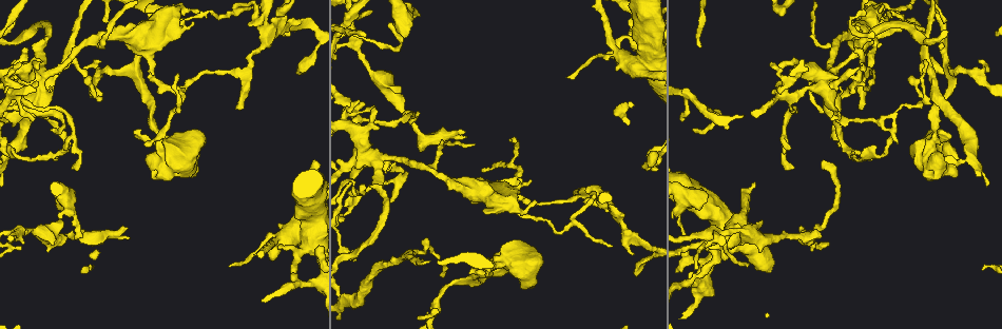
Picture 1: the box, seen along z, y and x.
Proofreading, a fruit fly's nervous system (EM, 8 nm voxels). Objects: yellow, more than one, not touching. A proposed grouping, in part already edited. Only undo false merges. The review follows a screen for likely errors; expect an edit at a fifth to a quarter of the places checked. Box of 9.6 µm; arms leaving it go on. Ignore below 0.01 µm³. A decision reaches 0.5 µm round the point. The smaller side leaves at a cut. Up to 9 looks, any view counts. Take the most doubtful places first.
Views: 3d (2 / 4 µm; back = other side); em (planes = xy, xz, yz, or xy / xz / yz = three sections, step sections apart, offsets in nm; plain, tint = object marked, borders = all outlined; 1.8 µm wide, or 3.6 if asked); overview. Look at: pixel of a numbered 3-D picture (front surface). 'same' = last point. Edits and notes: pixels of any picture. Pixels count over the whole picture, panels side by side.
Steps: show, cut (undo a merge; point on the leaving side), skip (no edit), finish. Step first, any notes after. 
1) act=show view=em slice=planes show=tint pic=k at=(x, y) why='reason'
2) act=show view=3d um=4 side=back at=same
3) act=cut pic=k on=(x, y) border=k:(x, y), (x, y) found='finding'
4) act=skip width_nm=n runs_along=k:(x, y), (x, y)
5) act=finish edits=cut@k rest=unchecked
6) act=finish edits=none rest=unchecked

act=show view=em um=3.6 slice=planes show=tint pic=1 at=(163, 157) why='calibre changes'

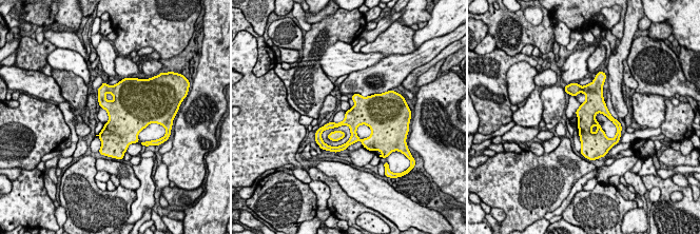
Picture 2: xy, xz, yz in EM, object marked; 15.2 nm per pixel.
act=skip found='all the same neuron'

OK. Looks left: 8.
act=show view=em slice=xz step=16 show=tint pic=1 at=(350, 38) why='abrupt turn'

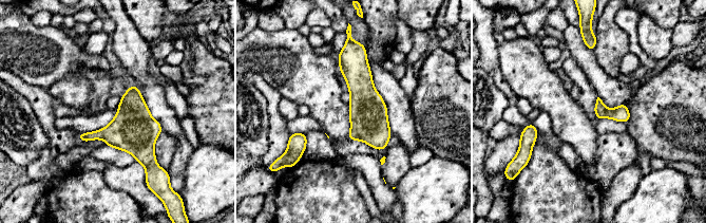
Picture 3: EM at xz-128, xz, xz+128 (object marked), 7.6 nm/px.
act=skip runs_along=3:(348, 49), (379, 147) found='continuous, no second neuron'

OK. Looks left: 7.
act=show view=3d um=4 pic=1 at=(302, 231)

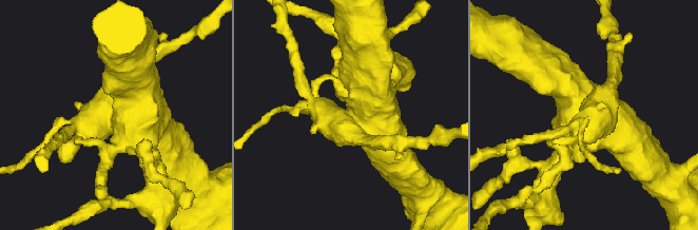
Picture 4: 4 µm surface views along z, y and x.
act=show view=em slice=xy step=16 show=tint pic=4 at=(598, 117)

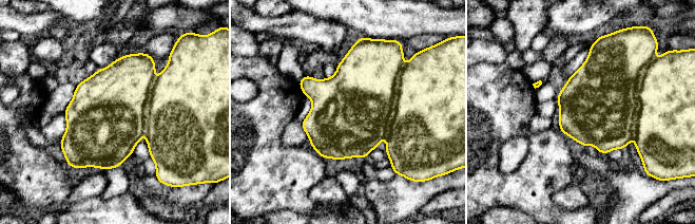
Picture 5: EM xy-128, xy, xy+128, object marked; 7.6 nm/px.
act=cut pic=5 on=(356, 119) width_nm=550 border=5:(390, 120), (386, 135) found='two neurons meet here'

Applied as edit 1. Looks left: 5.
act=show view=em um=3.6 slice=xy step=16 show=plain pic=1 at=(882, 18) why='sudden change in width'

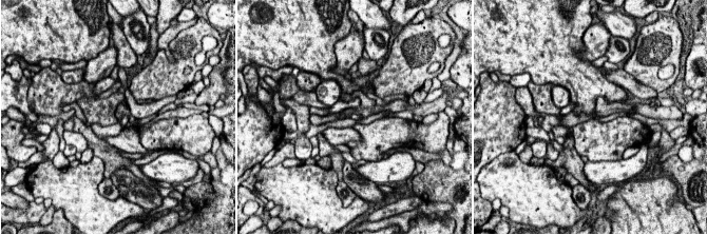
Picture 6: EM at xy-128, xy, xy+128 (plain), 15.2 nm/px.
act=show view=em um=3.6 slice=xy step=16 show=borders at=same

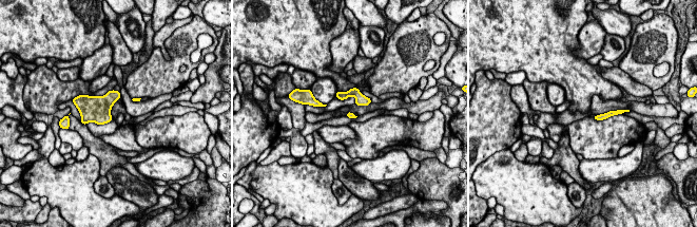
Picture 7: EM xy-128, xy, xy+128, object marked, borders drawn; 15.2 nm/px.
act=skip width_nm=90 found='continuous, no second neuron'

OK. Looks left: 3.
act=finish edits=cut@5 rest=unchecked

